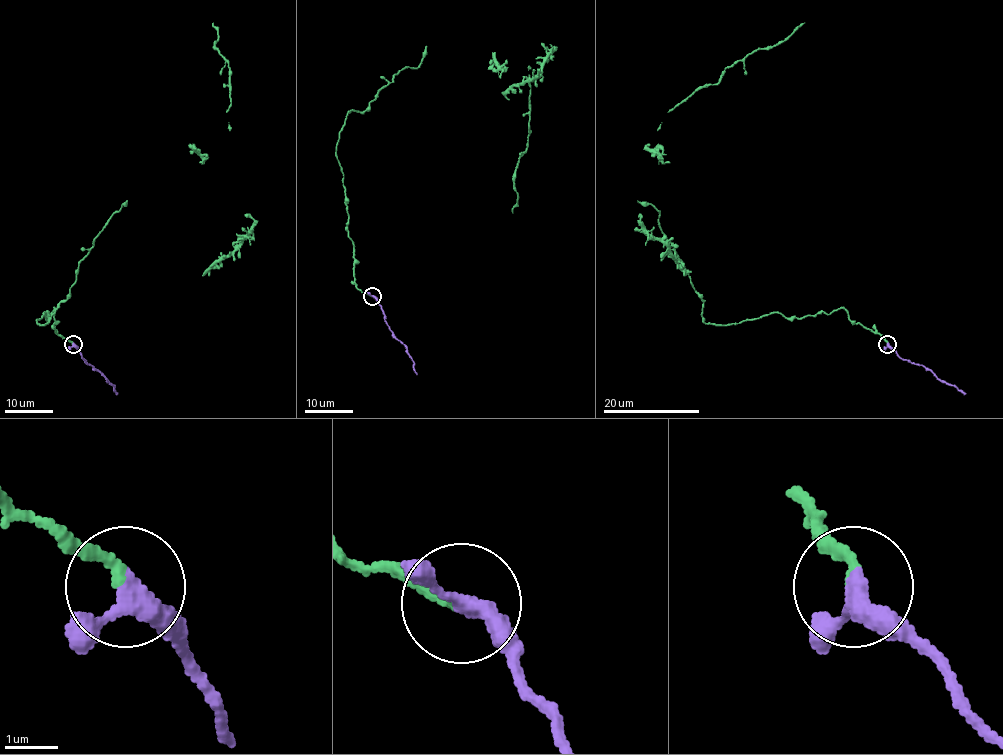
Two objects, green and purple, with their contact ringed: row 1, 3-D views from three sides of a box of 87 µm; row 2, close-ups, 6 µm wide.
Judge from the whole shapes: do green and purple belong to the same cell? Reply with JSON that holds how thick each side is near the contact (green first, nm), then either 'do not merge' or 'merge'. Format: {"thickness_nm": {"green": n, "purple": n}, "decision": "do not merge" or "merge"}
{"thickness_nm": {"green": 190, "purple": 320}, "decision": "merge"}

